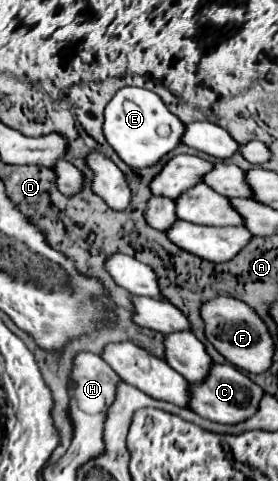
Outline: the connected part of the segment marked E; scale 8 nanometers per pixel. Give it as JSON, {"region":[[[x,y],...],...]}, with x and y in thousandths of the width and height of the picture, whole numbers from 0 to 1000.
{"region":[[[446,181],[381,218],[367,272],[388,301],[424,318],[424,326],[453,343],[504,351],[554,343],[583,322],[647,301],[662,256],[604,231],[604,222],[561,193],[504,181]]]}

